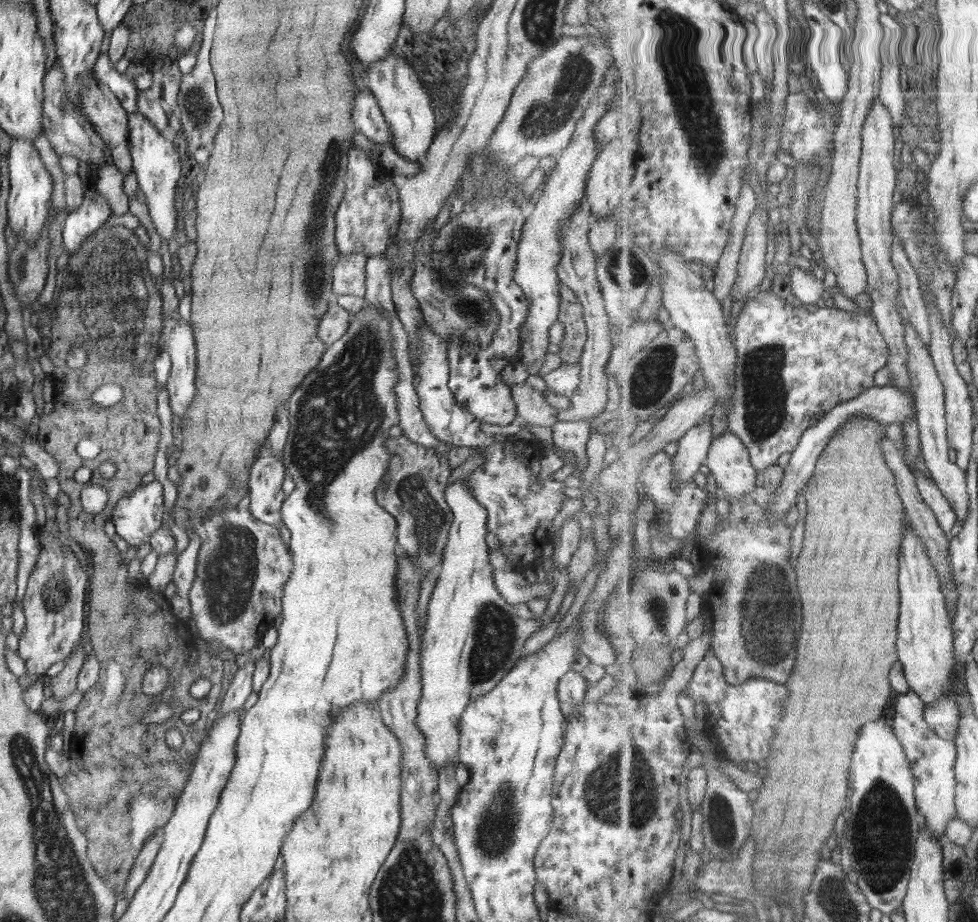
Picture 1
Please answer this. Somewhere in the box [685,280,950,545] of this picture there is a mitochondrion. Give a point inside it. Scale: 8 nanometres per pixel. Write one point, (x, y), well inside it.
(765, 389)

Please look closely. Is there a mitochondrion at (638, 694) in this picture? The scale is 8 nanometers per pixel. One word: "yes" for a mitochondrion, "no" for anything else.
no

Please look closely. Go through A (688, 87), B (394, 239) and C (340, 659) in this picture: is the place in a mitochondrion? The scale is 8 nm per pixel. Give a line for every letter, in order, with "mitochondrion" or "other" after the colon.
A: mitochondrion
B: other
C: other

